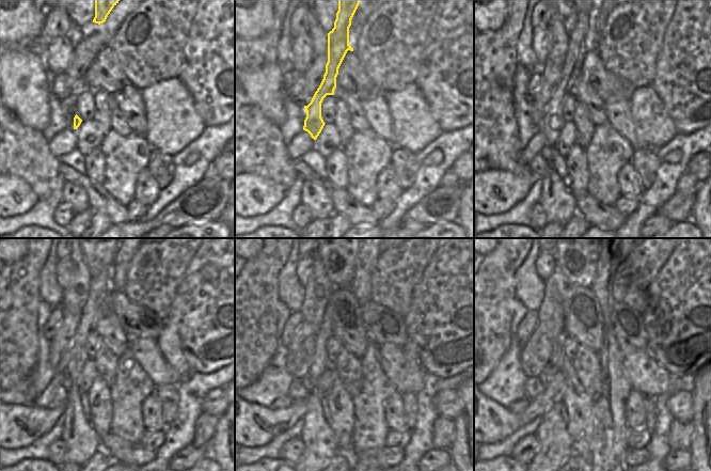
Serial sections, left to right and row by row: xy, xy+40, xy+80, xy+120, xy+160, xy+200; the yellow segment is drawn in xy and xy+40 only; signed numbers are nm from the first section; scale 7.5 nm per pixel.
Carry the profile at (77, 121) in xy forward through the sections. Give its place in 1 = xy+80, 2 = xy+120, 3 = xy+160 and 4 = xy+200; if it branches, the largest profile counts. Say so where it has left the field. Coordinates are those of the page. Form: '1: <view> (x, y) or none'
1: xy+80 (582, 38)
2: xy+120 (81, 441)
3: xy+160 (319, 441)
4: xy+200 (555, 444)

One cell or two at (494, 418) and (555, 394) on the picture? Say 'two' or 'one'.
one

